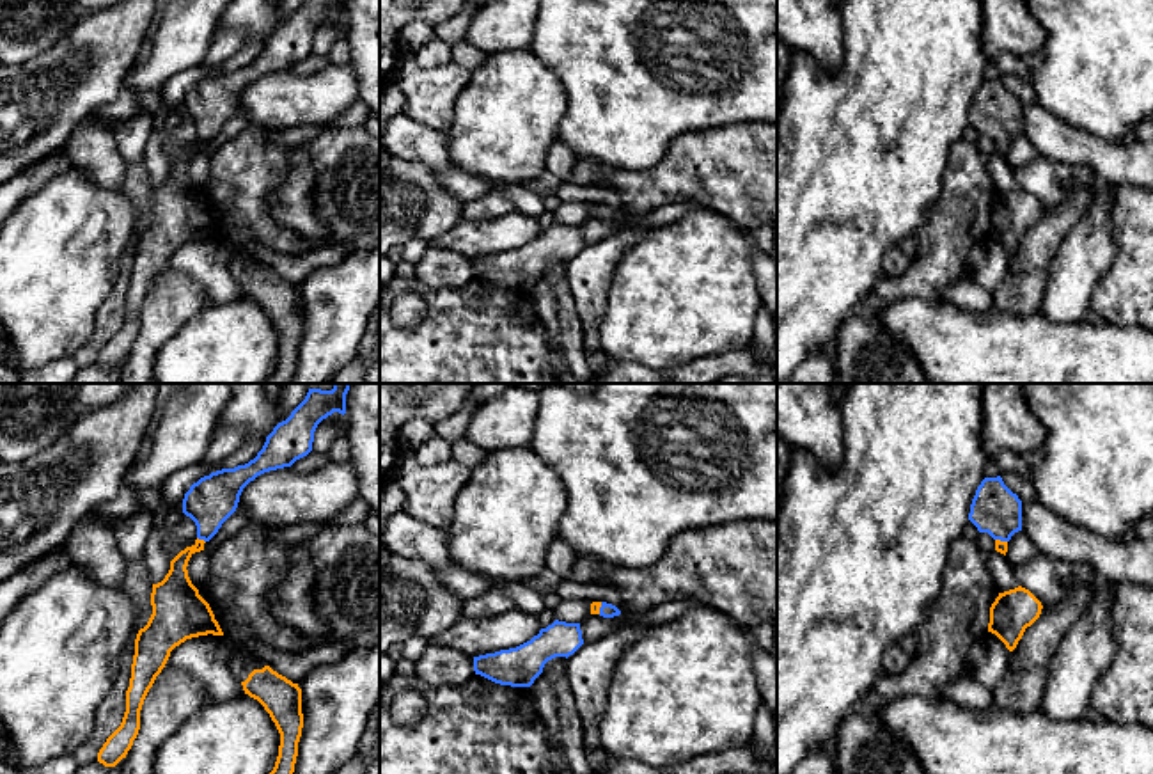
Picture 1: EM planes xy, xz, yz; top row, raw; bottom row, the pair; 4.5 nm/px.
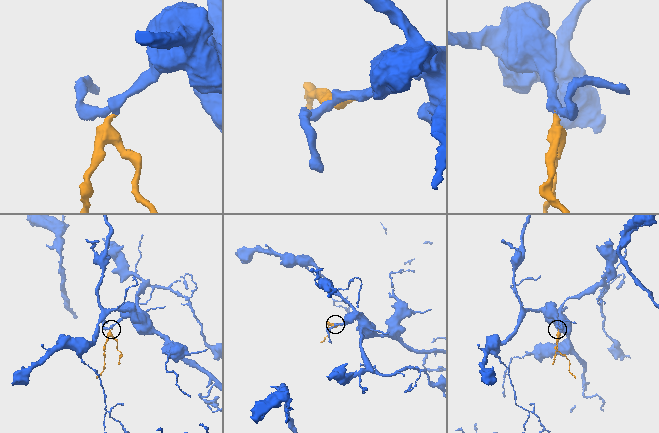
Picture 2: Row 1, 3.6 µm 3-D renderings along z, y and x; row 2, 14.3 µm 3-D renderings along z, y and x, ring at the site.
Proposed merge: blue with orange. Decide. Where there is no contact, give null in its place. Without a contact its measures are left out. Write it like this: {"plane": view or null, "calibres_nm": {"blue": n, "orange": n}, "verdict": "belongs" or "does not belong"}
{"plane": "xy", "calibres_nm": {"blue": 220, "orange": 140}, "verdict": "belongs"}

